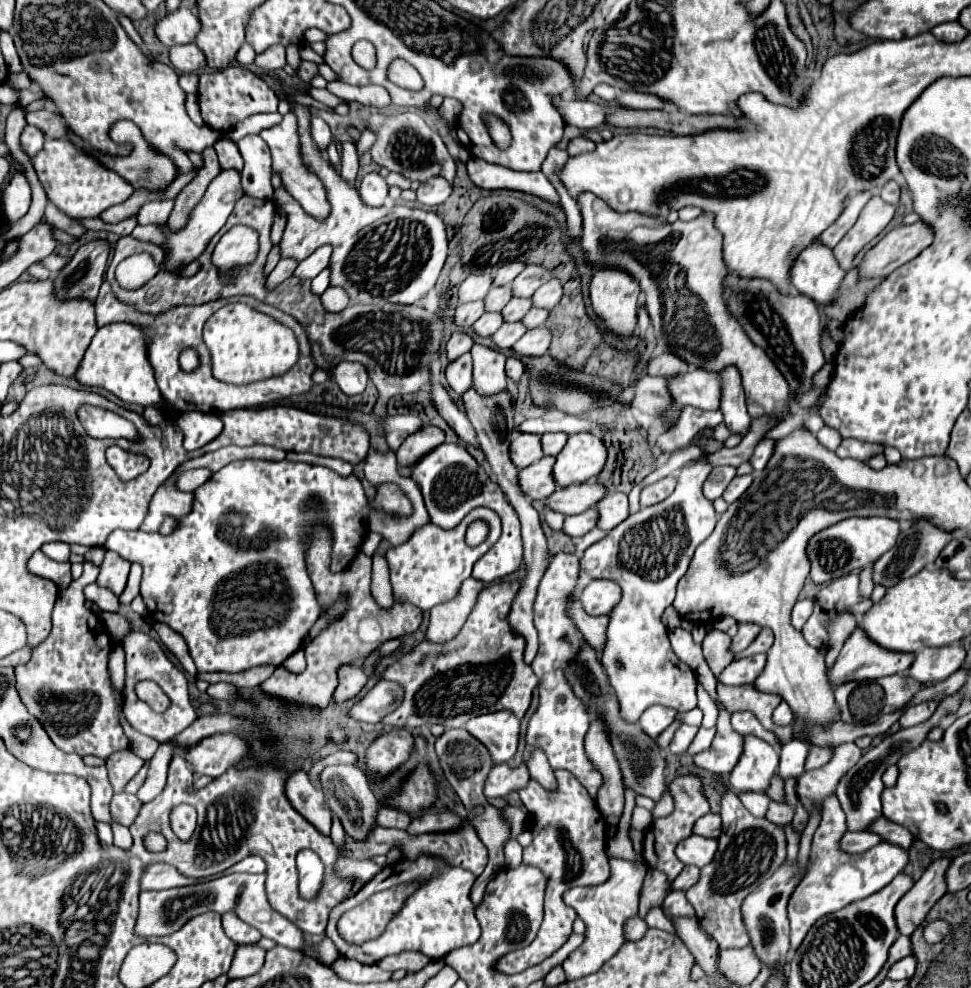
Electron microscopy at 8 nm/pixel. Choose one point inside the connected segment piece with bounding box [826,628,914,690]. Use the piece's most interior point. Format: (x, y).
(860, 659)

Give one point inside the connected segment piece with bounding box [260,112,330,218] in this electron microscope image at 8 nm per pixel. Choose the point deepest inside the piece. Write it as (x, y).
(282, 140)

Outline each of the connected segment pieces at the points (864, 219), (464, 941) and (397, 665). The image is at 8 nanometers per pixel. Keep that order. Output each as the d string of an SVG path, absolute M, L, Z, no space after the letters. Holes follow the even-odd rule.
M874 194L870 198L870 202L860 212L854 228L834 246L834 256L844 270L850 270L854 266L854 256L890 224L894 210L896 208L892 204L886 204L880 194Z
M418 856L418 860L402 858L396 864L380 870L370 882L366 882L360 888L358 894L334 906L330 912L326 934L332 938L332 942L336 944L342 956L358 960L362 964L376 964L380 958L390 956L390 954L400 954L404 950L418 950L432 960L444 958L450 950L474 944L480 938L480 924L476 920L474 904L470 900L470 888L474 880L476 876L472 872L466 872L464 868L446 868L446 864L442 864L442 860L434 860L434 856ZM410 882L418 882L420 886L416 888L414 894L406 898L400 912L394 914L386 930L378 938L368 940L364 944L350 944L338 934L336 924L344 912L366 902L376 892L382 892L382 890L388 890L400 884L410 884Z
M522 580L498 582L498 584L486 586L484 592L478 596L478 602L470 612L466 624L462 626L462 630L454 640L448 640L446 644L434 644L424 638L416 648L406 652L400 660L396 660L384 670L382 680L398 682L404 690L404 698L396 706L396 710L390 712L386 718L382 718L384 726L418 728L418 726L442 724L446 728L462 728L470 718L482 716L488 712L498 712L498 710L512 710L518 718L524 716L532 698L532 690L538 684L538 678L532 672L532 668L524 664L526 640L518 632L514 632L508 624L508 612L512 608L512 602L514 602L514 596L518 594L520 584Z

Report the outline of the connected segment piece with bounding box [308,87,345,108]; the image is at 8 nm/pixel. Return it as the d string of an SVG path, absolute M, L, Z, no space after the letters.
M311 87L309 90L309 95L312 96L315 100L320 103L326 105L327 107L333 108L337 105L345 103L344 100L334 96L331 92L329 92L326 88L319 89L315 87Z

